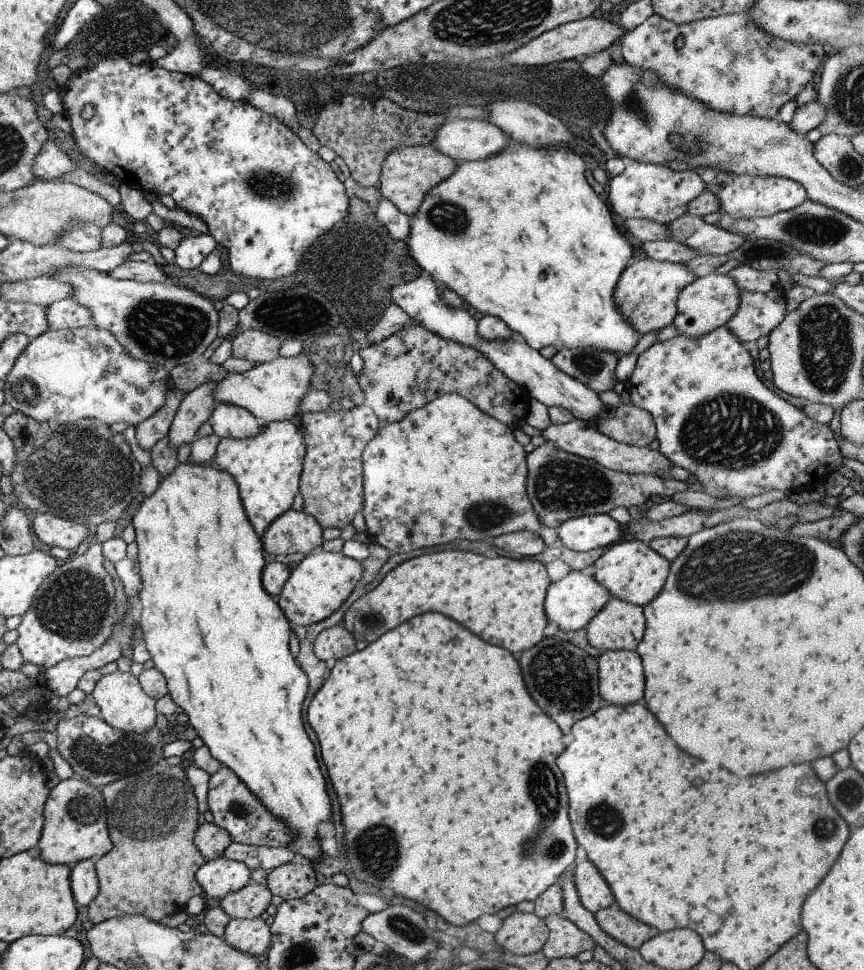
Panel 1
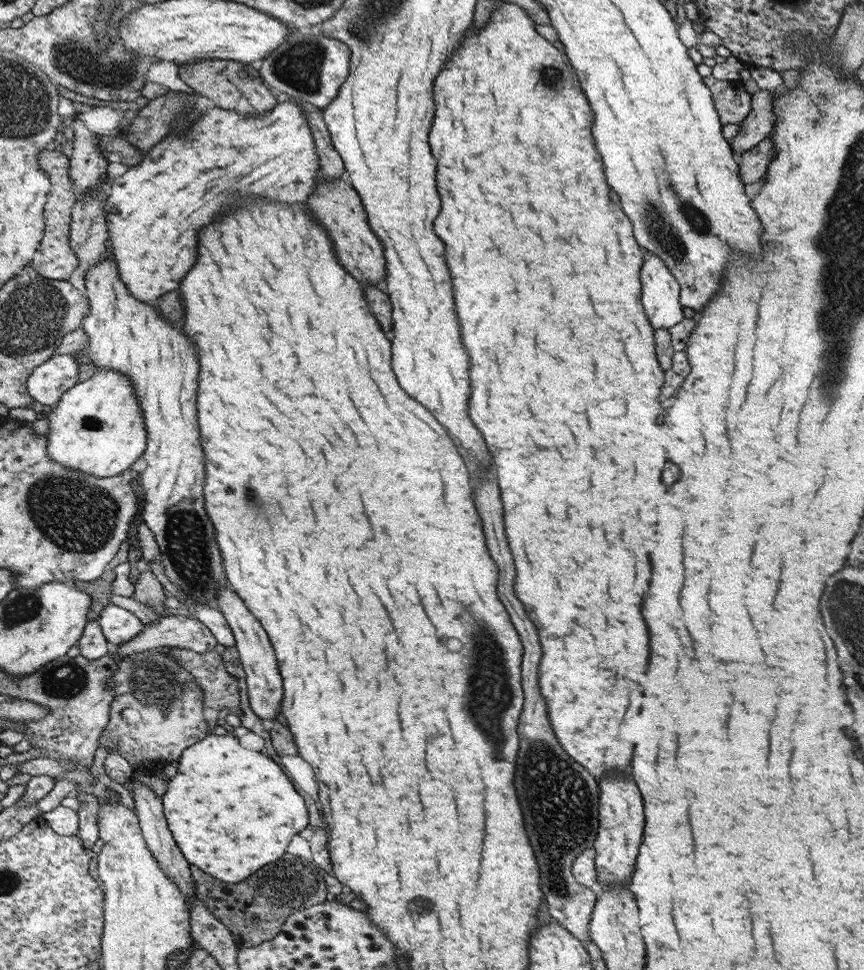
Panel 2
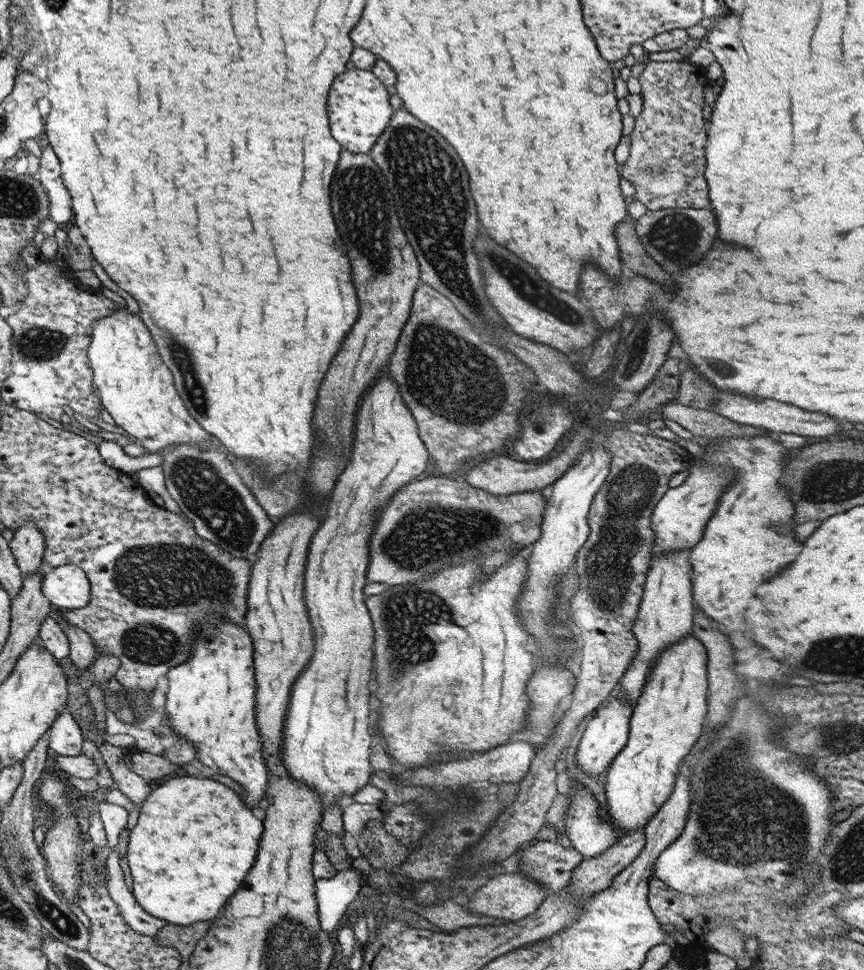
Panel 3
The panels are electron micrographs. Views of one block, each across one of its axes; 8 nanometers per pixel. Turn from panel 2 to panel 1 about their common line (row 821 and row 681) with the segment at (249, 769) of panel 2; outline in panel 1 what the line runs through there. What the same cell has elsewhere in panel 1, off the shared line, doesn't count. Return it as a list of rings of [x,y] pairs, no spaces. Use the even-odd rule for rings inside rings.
[[[186,461],[177,464],[171,474],[167,474],[163,480],[157,484],[156,490],[149,496],[143,497],[140,506],[131,518],[133,526],[135,544],[137,544],[137,560],[139,560],[139,576],[143,582],[143,592],[139,594],[141,608],[143,612],[139,614],[139,608],[136,609],[136,617],[138,622],[138,639],[143,642],[147,652],[151,654],[153,666],[165,676],[167,680],[167,694],[171,696],[171,700],[175,700],[175,704],[185,712],[191,728],[197,732],[197,736],[201,738],[201,742],[205,746],[209,746],[209,754],[221,762],[223,766],[227,766],[243,784],[245,788],[259,798],[261,806],[265,806],[265,810],[279,822],[283,822],[283,826],[287,826],[287,830],[293,830],[293,838],[289,842],[289,848],[296,852],[298,859],[305,860],[309,863],[319,862],[321,860],[321,850],[319,850],[319,838],[317,838],[317,826],[321,824],[321,820],[329,820],[329,810],[331,810],[331,802],[325,790],[325,780],[319,774],[317,762],[315,762],[315,752],[313,746],[305,734],[303,728],[303,720],[301,720],[301,704],[305,700],[305,692],[307,692],[307,676],[303,674],[303,670],[293,662],[289,650],[287,650],[287,642],[289,642],[289,625],[288,620],[283,618],[279,606],[273,602],[271,596],[267,596],[261,588],[261,570],[263,570],[263,556],[261,556],[261,542],[255,536],[251,524],[247,522],[245,514],[243,514],[243,506],[239,498],[239,490],[235,484],[235,478],[231,478],[231,474],[227,474],[225,470],[217,470],[205,464],[195,464]]]

